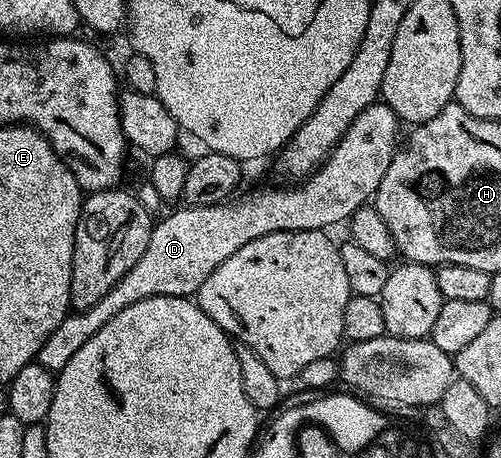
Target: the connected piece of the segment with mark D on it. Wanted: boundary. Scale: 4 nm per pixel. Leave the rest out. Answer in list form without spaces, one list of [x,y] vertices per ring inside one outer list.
[[[385,101],[373,103],[348,125],[317,171],[297,185],[262,187],[251,195],[239,194],[225,203],[199,207],[182,205],[179,211],[162,220],[159,218],[148,237],[148,246],[140,253],[140,261],[136,261],[96,305],[67,313],[64,321],[52,329],[48,341],[40,345],[36,361],[49,371],[62,371],[83,347],[84,341],[88,341],[92,333],[100,333],[116,313],[128,309],[128,305],[136,305],[136,301],[157,295],[193,296],[200,285],[208,281],[208,273],[212,273],[216,265],[228,261],[236,249],[244,249],[244,245],[256,241],[256,237],[281,231],[326,231],[333,223],[345,224],[358,207],[367,206],[378,192],[400,143],[398,127],[399,117]]]

